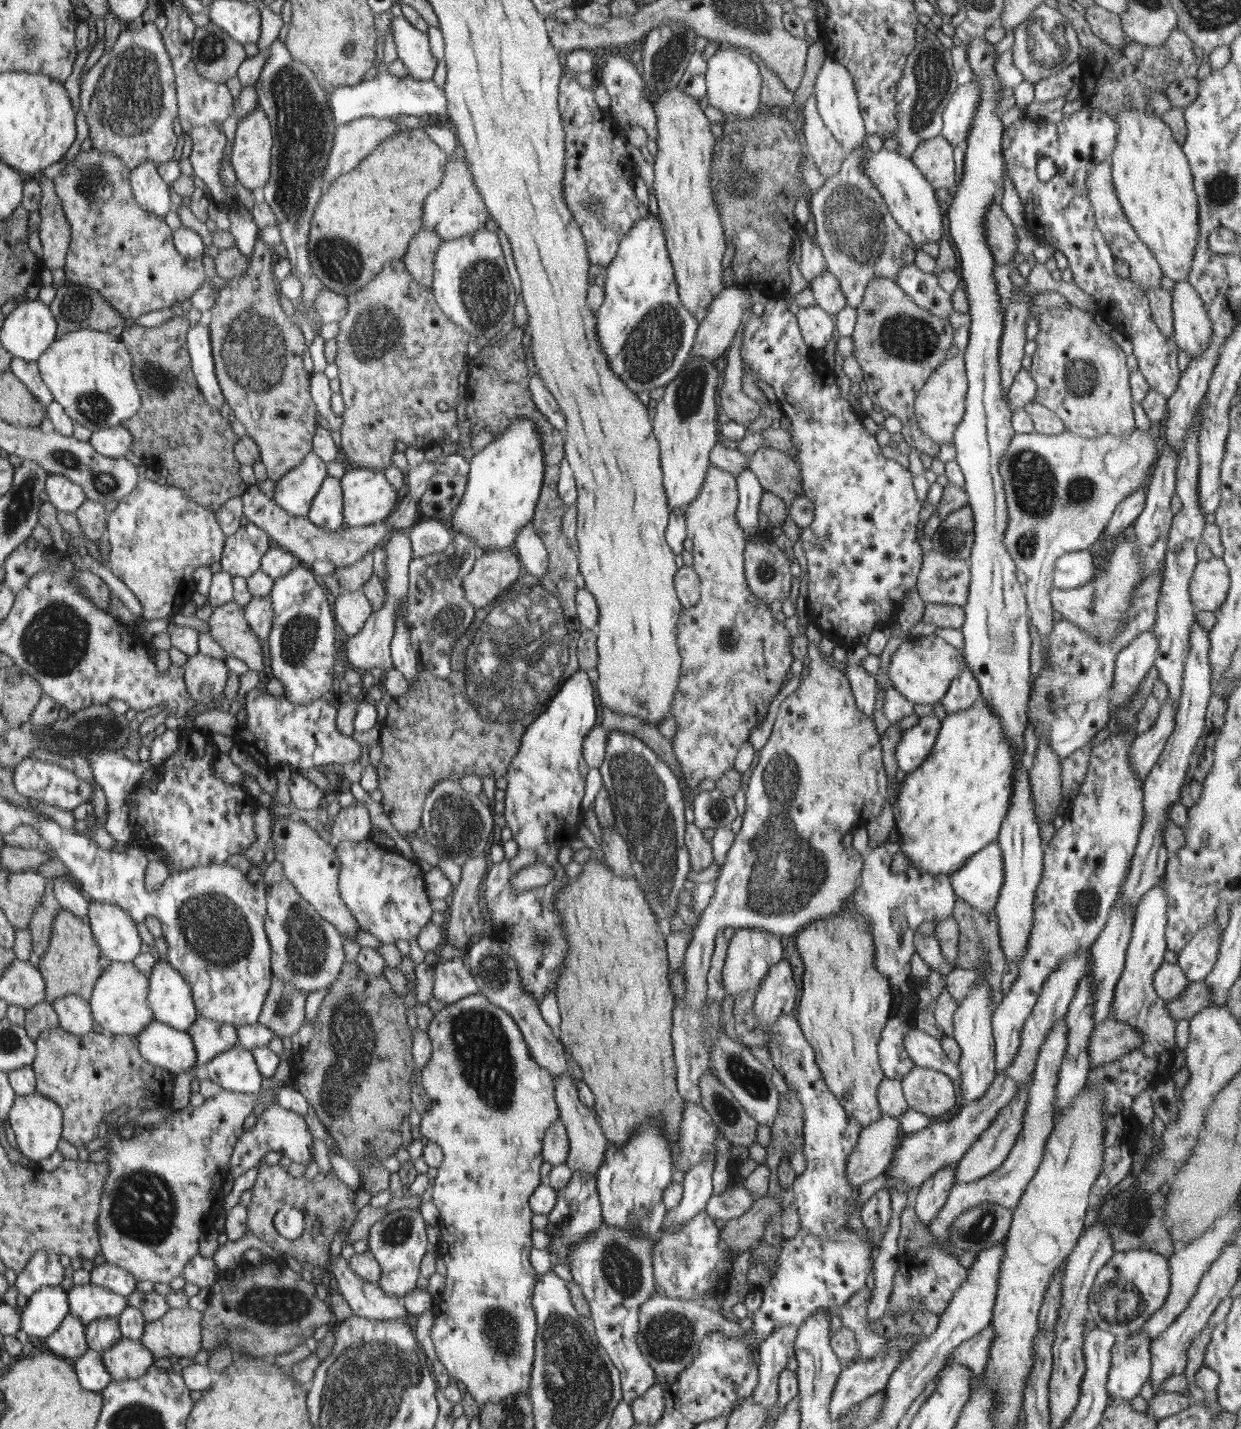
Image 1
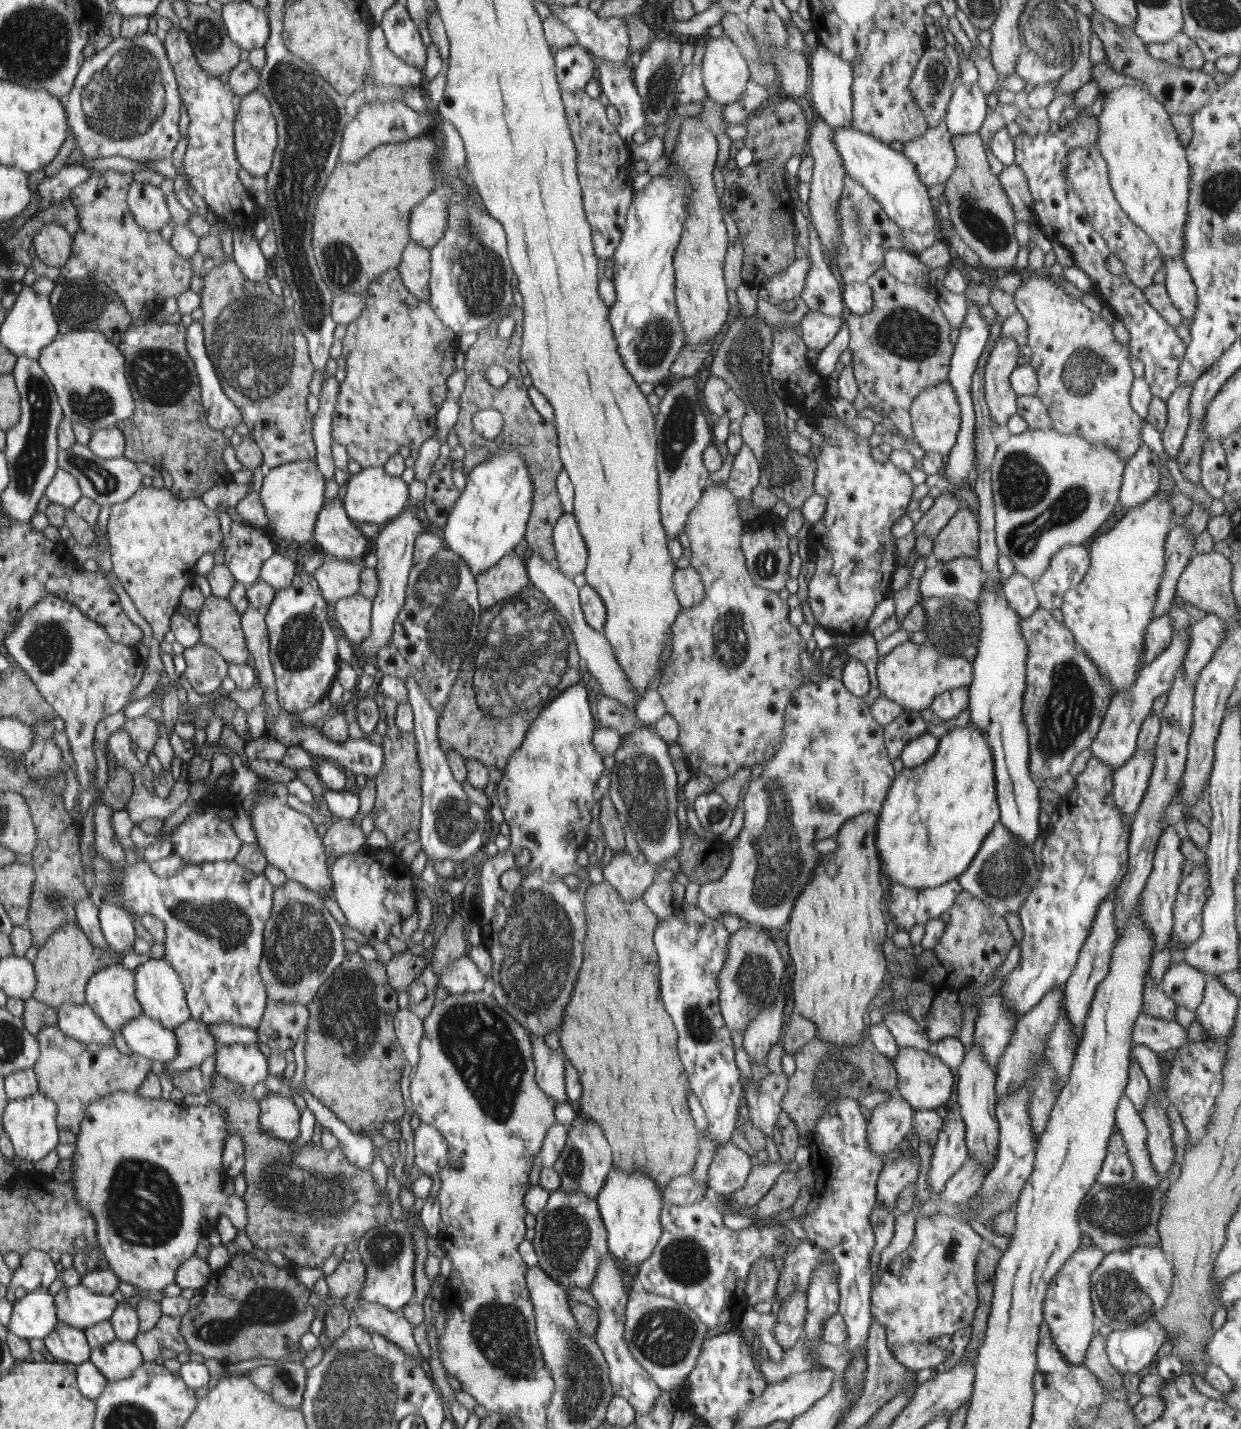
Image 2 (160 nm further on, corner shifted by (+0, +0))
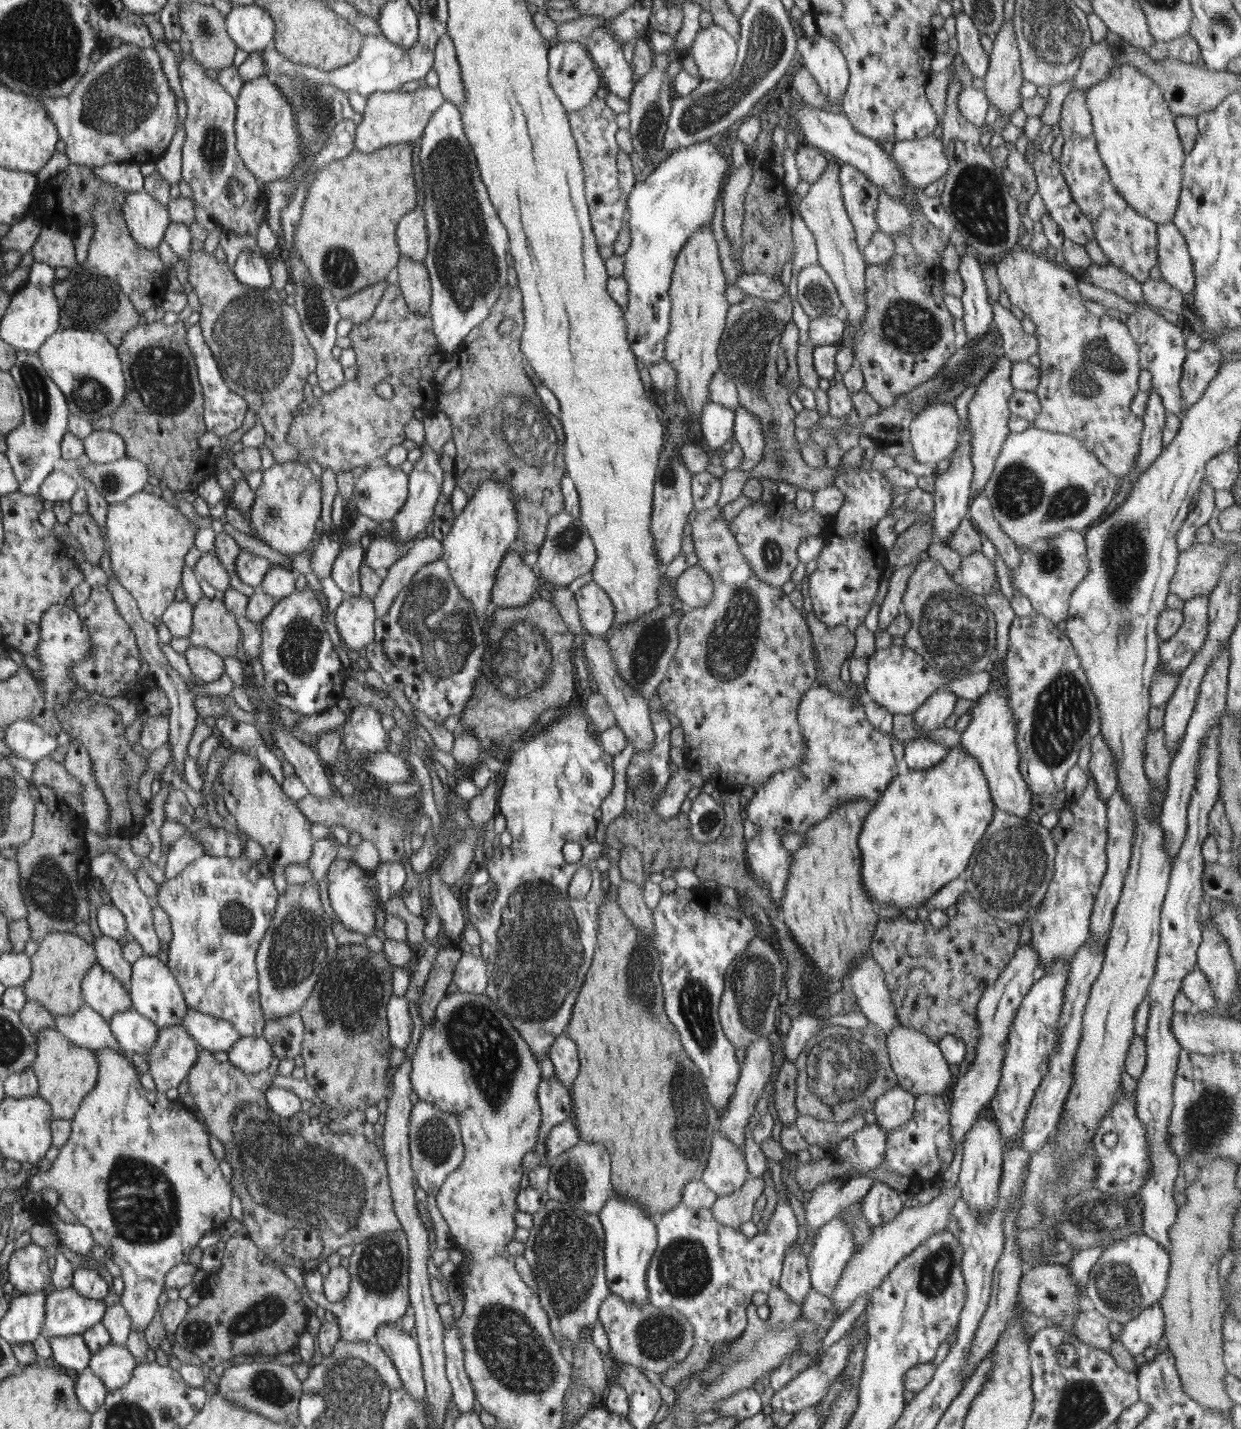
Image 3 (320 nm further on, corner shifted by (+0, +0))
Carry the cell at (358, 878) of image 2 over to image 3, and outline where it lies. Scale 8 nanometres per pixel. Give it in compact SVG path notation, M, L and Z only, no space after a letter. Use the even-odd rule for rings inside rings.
M335 859L331 862L328 874L328 897L334 913L340 919L344 928L361 932L366 936L378 934L374 932L374 912L377 911L376 904L372 900L370 890L374 890L376 879L374 874L362 870L352 861Z

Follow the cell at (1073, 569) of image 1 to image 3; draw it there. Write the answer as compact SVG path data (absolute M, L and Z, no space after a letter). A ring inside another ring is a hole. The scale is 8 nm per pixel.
M1063 530L1060 534L1049 539L1034 541L1029 549L1020 551L1020 564L1013 570L1011 584L1020 592L1023 592L1030 600L1035 613L1041 614L1051 620L1055 625L1062 622L1068 616L1069 600L1074 589L1082 582L1089 572L1089 560L1087 557L1087 544L1085 535L1075 530Z

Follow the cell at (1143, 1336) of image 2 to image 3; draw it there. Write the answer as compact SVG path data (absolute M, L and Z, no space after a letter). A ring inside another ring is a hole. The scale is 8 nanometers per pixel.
M1154 1303L1123 1326L1116 1340L1132 1357L1142 1355L1149 1347L1158 1347L1165 1335L1164 1312L1161 1304Z

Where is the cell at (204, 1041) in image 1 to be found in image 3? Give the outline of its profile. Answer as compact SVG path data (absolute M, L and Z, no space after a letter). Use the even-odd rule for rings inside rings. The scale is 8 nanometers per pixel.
M181 1024L158 1029L158 1039L148 1052L149 1073L158 1091L174 1093L197 1061L200 1047Z

